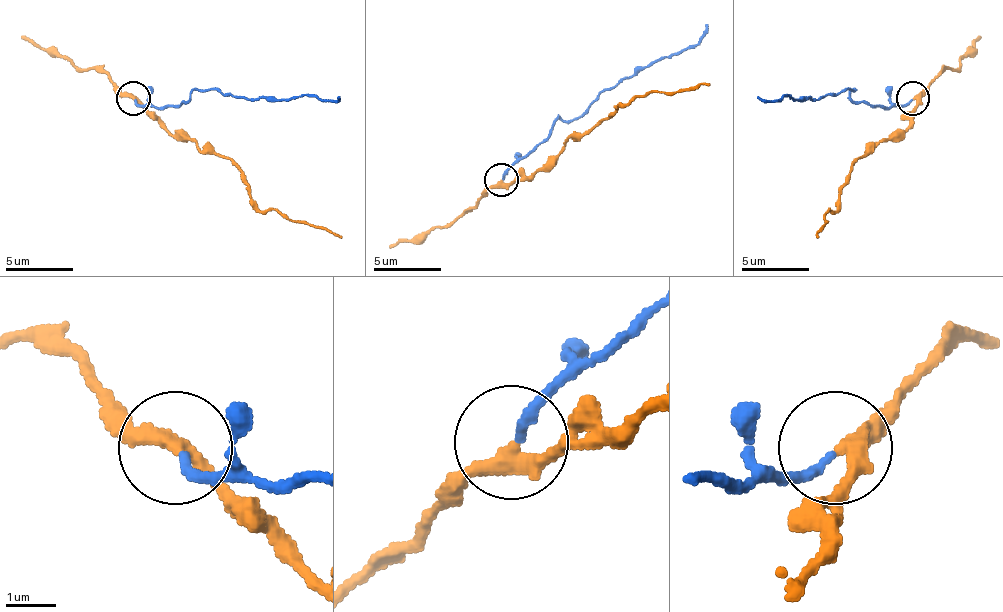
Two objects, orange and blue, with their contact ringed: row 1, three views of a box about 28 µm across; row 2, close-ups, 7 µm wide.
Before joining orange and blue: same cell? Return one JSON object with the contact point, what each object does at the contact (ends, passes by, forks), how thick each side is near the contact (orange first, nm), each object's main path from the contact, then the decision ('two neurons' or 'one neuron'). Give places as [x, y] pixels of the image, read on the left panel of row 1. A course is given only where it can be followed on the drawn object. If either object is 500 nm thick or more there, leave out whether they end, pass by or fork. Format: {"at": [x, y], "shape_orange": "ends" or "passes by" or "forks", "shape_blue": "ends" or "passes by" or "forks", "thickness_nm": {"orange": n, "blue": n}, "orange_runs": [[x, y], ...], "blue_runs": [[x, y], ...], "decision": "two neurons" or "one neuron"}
{"at": [133, 98], "shape_orange": "passes by", "shape_blue": "ends", "thickness_nm": {"orange": 300, "blue": 170}, "orange_runs": [[134, 97], [160, 121], [201, 147], [224, 154], [262, 211], [322, 225], [342, 238]], "blue_runs": [[134, 100], [177, 107], [191, 94], [208, 90], [238, 97], [285, 100], [305, 94], [326, 100], [339, 97]], "decision": "two neurons"}

